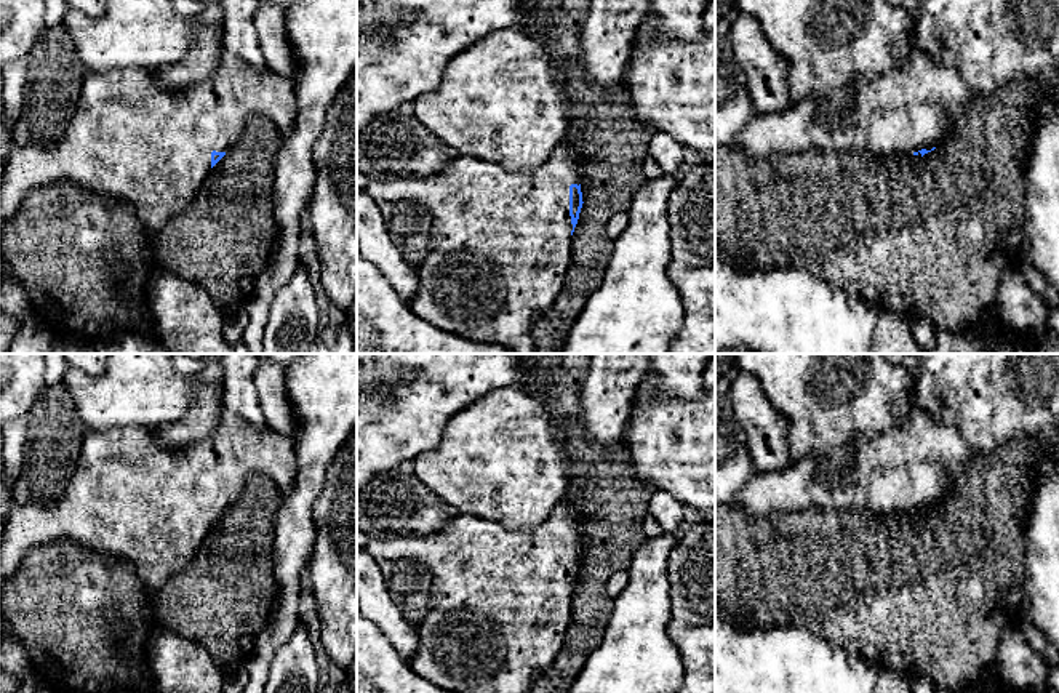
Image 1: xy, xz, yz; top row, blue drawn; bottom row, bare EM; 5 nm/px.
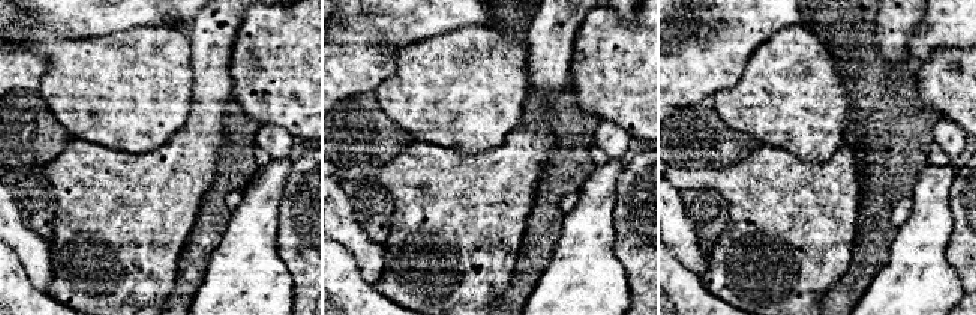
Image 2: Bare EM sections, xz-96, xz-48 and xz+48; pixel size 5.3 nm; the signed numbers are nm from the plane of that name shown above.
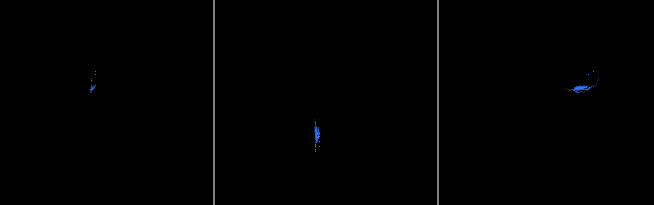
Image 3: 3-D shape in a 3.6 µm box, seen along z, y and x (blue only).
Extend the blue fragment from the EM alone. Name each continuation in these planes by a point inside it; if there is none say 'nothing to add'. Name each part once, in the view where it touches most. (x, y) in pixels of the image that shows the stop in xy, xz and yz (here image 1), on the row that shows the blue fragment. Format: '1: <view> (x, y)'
1: xz (501, 240)

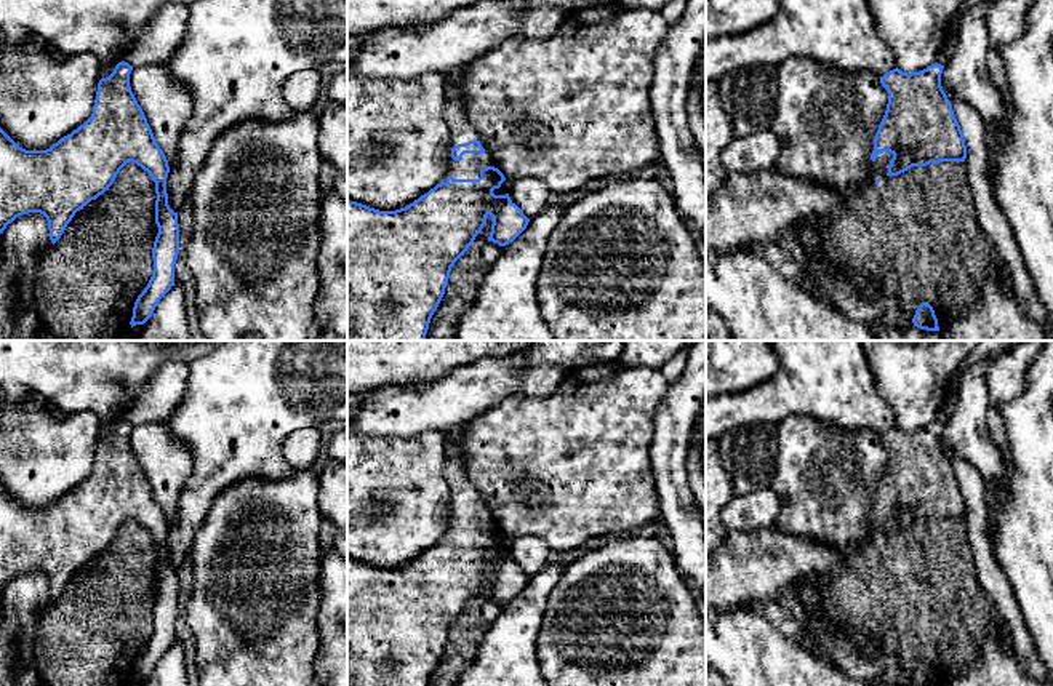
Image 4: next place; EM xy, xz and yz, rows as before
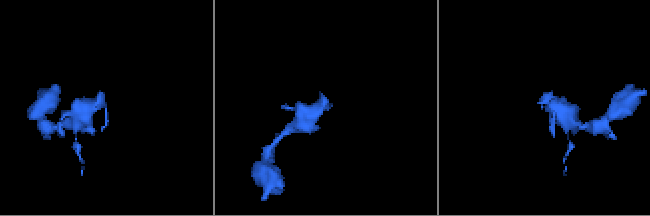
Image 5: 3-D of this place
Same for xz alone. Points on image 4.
1: xz (461, 131)

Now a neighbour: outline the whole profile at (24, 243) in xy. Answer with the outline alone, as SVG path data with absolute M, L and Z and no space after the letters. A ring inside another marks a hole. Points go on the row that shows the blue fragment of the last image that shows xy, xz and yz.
M40 213L16 217L0 233L0 341L40 341L43 323L34 301L38 267L53 248L48 221Z

